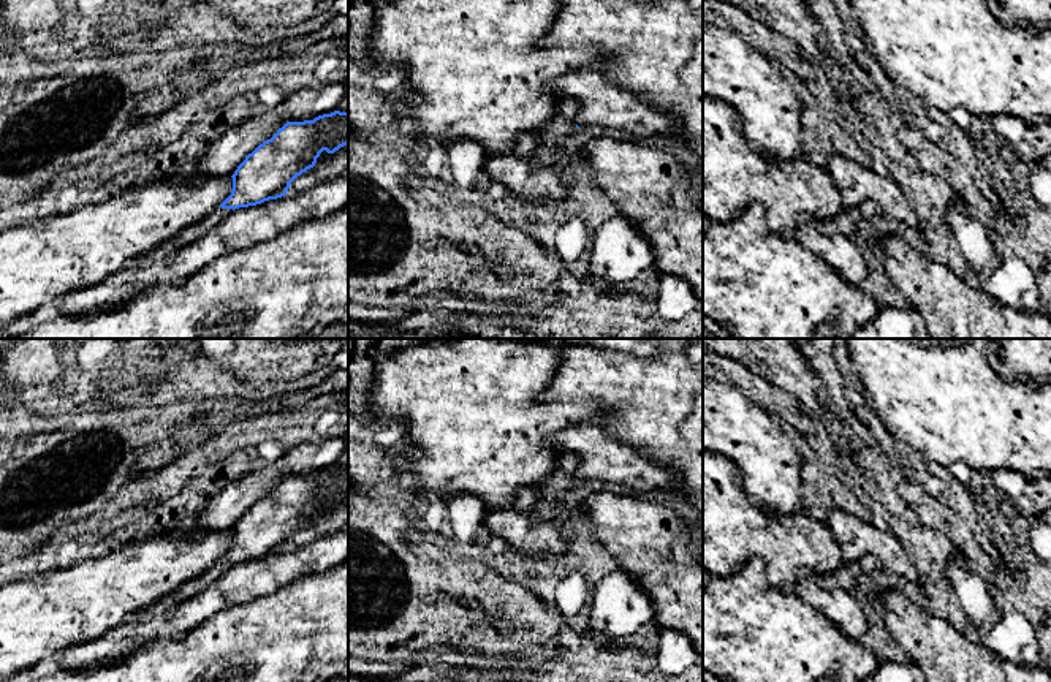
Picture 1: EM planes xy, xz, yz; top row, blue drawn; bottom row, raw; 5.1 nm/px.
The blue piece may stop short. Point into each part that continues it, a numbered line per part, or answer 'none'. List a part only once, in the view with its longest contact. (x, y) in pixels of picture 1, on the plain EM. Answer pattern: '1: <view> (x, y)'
1: xy (193, 586)

